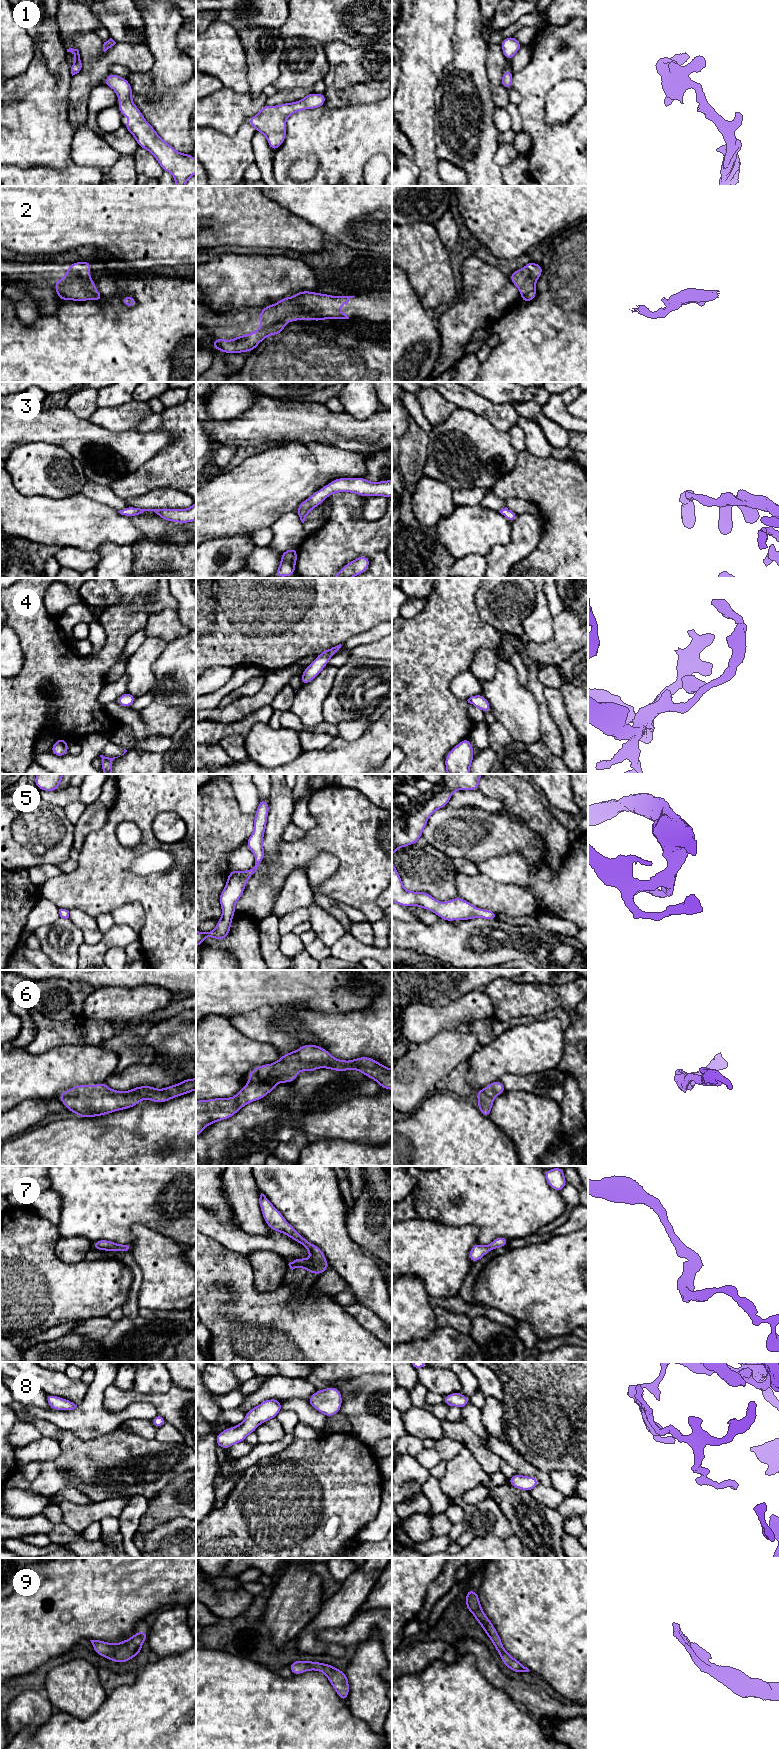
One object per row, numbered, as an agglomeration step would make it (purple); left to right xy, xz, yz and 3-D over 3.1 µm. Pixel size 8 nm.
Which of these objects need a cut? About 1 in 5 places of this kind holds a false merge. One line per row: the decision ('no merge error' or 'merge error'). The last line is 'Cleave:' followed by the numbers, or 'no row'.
1: no merge error
2: no merge error
3: no merge error
4: no merge error
5: no merge error
6: no merge error
7: no merge error
8: no merge error
9: no merge error
Cleave: no row

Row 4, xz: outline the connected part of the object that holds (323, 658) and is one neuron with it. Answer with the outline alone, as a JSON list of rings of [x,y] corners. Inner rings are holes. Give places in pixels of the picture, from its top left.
[[[341,644],[324,650],[308,667],[306,667],[303,674],[301,675],[302,686],[307,683],[310,683],[315,677],[317,677],[324,669],[330,658],[334,656],[340,648]]]

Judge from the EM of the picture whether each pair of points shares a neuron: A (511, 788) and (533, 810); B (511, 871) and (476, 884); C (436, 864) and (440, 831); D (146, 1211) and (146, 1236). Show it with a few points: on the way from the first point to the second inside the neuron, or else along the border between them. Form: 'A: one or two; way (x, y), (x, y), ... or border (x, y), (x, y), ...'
A: one; way (516, 794), (527, 804)
B: two; border (481, 873), (496, 881), (515, 884)
C: two; border (421, 838), (452, 859)
D: two; border (130, 1227), (134, 1224), (143, 1224), (167, 1236)

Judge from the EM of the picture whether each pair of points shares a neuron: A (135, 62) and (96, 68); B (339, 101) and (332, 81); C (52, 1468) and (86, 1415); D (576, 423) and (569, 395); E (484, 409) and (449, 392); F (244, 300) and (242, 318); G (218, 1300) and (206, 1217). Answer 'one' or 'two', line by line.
A: one
B: two
C: two
D: two
E: one
F: two
G: two

